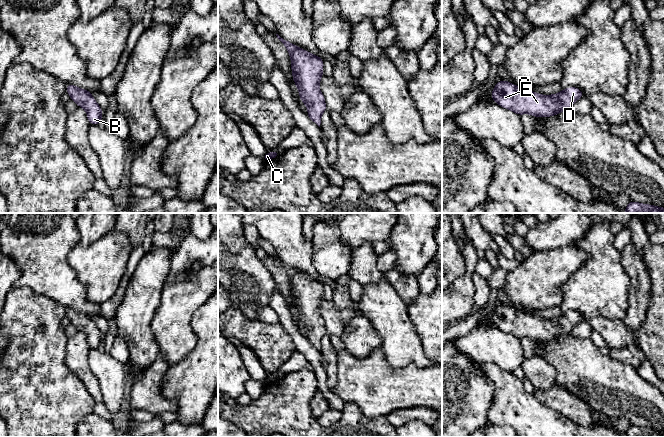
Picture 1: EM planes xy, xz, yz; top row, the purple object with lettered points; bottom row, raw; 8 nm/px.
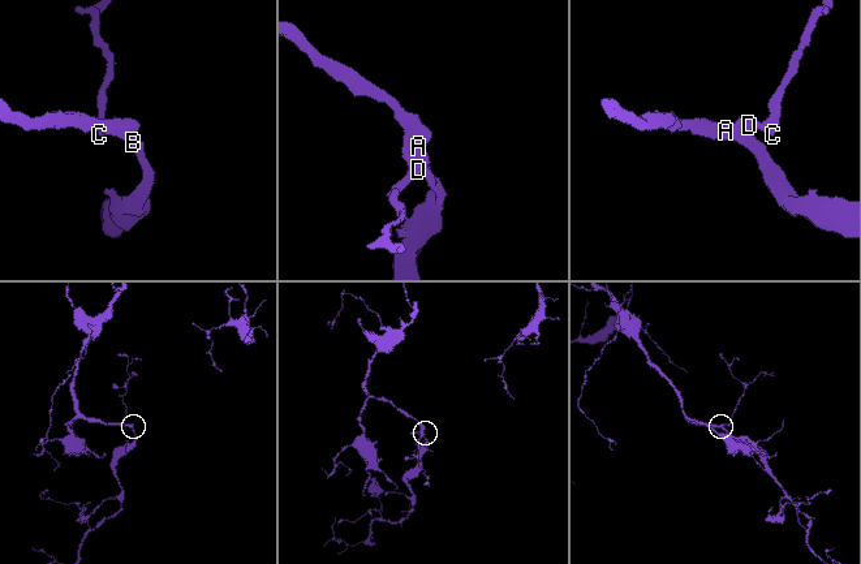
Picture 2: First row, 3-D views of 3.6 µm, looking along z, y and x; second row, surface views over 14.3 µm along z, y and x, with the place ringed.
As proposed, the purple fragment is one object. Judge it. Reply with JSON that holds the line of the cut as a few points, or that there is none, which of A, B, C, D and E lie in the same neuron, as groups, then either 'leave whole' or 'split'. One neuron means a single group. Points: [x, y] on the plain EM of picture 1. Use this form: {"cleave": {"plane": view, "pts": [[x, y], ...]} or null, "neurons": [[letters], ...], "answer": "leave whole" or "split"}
{"cleave": null, "neurons": [["A", "B", "C", "D", "E"]], "answer": "leave whole"}

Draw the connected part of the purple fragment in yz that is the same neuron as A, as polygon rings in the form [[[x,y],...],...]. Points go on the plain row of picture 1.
[[[501,304],[496,307],[491,320],[495,327],[519,340],[527,337],[534,341],[549,341],[558,339],[562,334],[571,335],[573,327],[585,317],[577,311],[569,311],[554,319],[540,319]]]

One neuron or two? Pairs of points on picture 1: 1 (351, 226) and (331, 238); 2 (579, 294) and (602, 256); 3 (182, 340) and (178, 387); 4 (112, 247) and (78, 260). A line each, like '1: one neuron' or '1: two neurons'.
1: two neurons
2: one neuron
3: two neurons
4: one neuron

